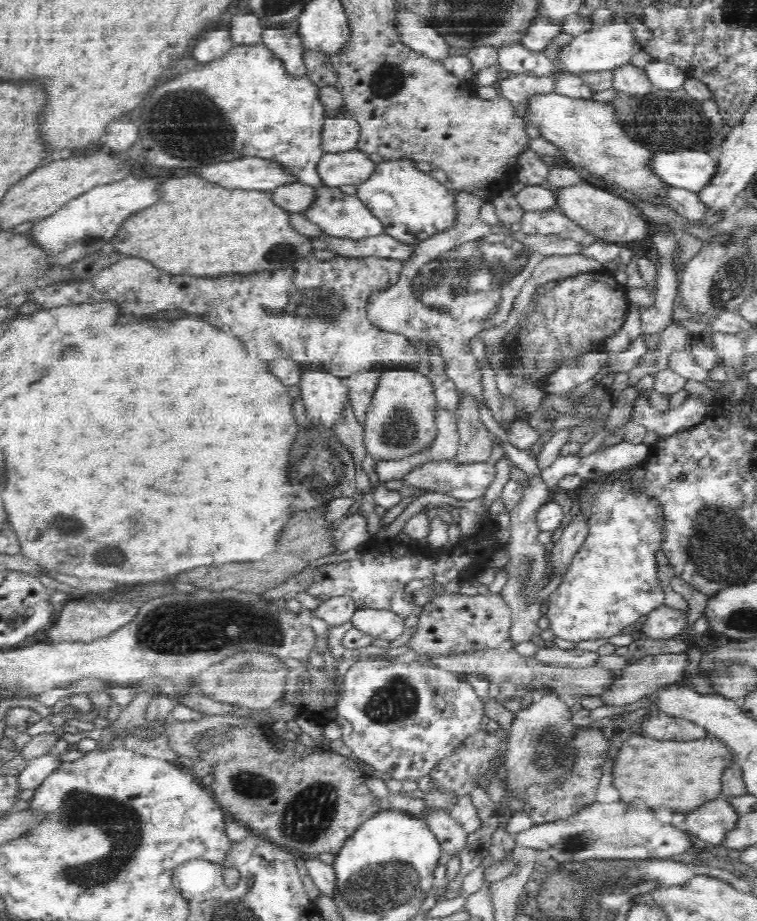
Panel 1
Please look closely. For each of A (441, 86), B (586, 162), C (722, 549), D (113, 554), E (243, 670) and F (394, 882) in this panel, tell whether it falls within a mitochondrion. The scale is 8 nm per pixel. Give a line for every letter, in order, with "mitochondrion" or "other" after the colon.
A: other
B: other
C: mitochondrion
D: mitochondrion
E: mitochondrion
F: mitochondrion

